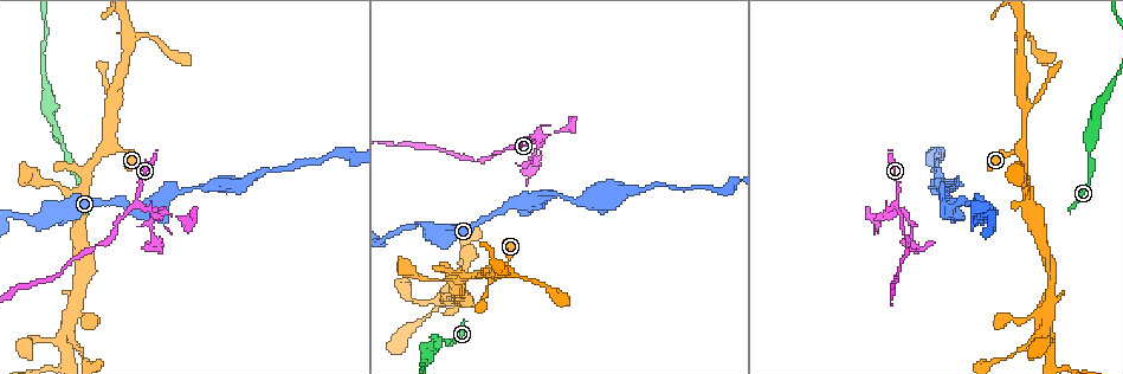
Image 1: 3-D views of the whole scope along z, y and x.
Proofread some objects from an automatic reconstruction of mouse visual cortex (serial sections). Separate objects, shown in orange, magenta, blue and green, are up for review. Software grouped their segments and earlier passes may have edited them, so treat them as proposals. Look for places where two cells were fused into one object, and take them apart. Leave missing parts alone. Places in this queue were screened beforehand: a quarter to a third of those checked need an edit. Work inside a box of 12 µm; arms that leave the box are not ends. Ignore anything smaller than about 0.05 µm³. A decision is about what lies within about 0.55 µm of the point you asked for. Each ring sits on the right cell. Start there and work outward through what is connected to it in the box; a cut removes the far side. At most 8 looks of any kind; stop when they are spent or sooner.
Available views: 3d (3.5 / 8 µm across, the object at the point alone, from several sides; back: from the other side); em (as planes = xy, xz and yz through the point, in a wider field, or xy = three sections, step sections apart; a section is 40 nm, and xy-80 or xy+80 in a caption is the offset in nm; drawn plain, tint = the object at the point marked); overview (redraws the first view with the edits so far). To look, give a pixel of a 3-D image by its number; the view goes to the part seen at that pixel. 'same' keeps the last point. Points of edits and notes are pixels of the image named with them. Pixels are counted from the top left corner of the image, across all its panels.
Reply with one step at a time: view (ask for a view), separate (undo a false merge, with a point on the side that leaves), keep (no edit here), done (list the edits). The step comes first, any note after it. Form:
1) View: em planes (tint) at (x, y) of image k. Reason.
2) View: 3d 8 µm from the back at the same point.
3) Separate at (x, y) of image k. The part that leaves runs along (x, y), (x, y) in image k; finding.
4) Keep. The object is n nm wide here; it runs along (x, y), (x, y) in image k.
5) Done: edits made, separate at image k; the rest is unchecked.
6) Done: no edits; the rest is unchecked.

View: 3d 3.5 µm at (132, 41) of image 1. Thin neck.

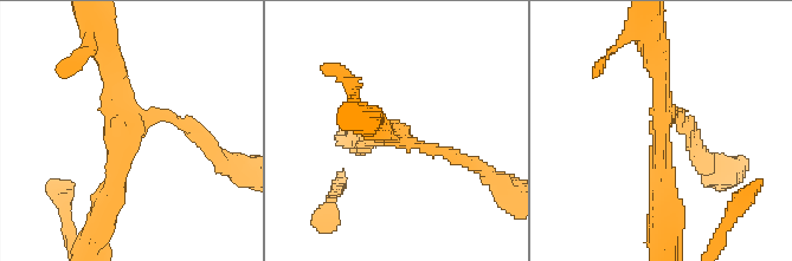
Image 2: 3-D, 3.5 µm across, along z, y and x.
View: em xy step 1 (tint) at (661, 132) of image 2. 3 arms meet here; the arms are 150, 200, 300 nm wide.

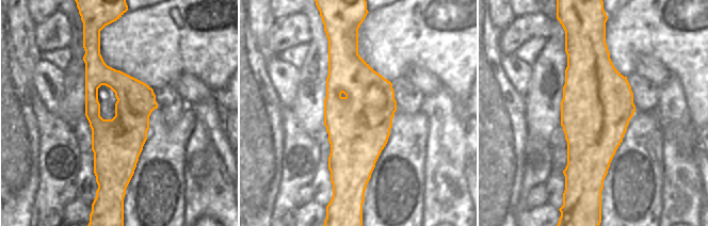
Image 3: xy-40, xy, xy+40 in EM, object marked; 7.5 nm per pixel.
View: em xy step 5 (tint) at the same point.

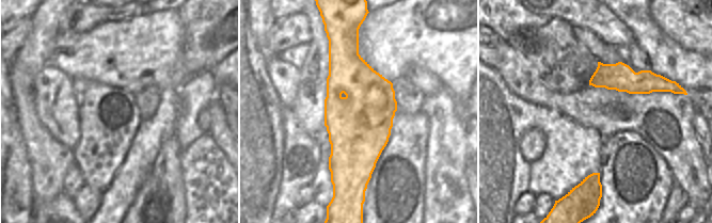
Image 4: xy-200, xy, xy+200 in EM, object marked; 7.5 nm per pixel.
Keep. It runs along (105, 203), (137, 116), (192, 128) in image 2; one cell here.

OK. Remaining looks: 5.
View: 3d 3.5 µm at (580, 202) of image 1. Arms part here.

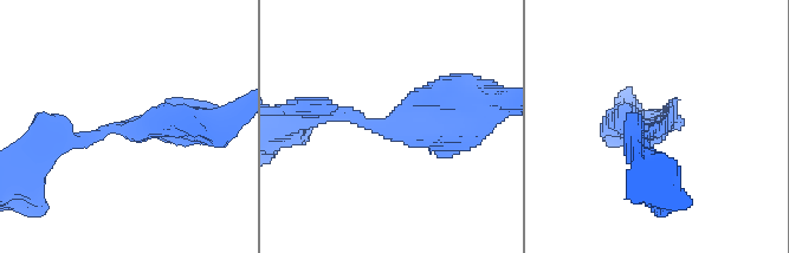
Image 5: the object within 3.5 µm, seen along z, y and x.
View: em xy step 1 (tint) at (123, 126) of image 5. Shape alone is not enough.

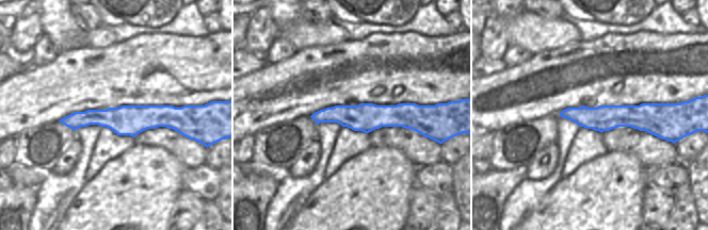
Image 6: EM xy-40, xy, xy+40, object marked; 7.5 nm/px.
Keep. It runs along (49, 149), (111, 128), (194, 123) in image 5; one cell here.

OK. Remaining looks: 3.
View: 3d 3.5 µm at (896, 203) of image 1. Narrows sharply.

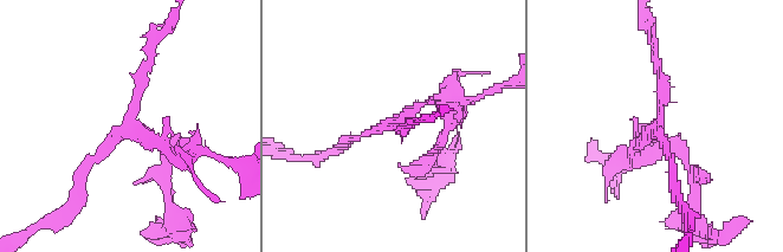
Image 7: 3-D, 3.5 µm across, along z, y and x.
View: em xy step 5 (tint) at (659, 122) of image 7.

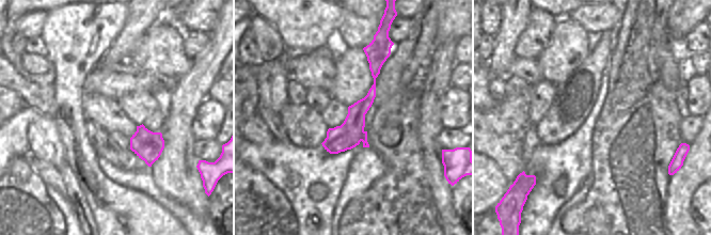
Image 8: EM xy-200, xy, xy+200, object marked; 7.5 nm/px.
Separate at (678, 142) of image 7. The part that leaves runs along (159, 141), (183, 149), (166, 167), (166, 192) in image 7; a second cell is stuck on.

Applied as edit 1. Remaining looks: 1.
Done: edits made, separate at image 7; the rest is unchecked.

